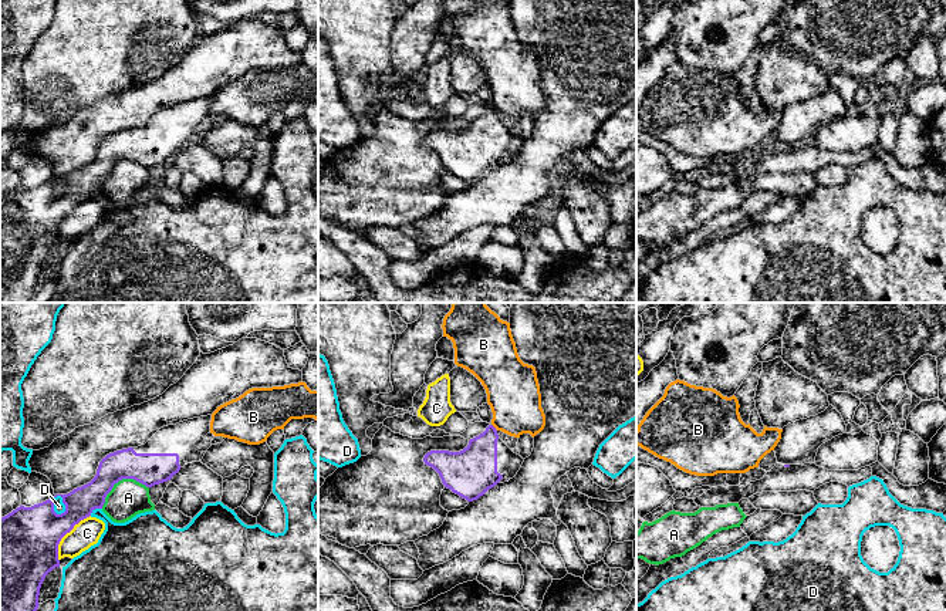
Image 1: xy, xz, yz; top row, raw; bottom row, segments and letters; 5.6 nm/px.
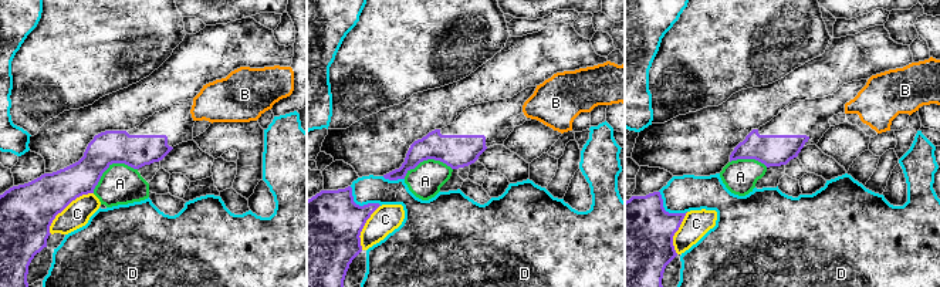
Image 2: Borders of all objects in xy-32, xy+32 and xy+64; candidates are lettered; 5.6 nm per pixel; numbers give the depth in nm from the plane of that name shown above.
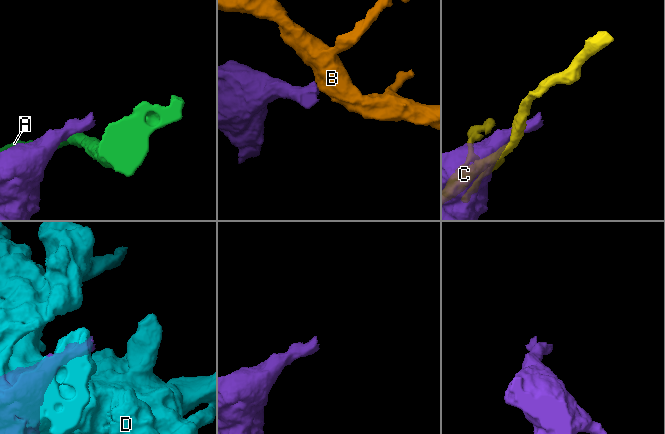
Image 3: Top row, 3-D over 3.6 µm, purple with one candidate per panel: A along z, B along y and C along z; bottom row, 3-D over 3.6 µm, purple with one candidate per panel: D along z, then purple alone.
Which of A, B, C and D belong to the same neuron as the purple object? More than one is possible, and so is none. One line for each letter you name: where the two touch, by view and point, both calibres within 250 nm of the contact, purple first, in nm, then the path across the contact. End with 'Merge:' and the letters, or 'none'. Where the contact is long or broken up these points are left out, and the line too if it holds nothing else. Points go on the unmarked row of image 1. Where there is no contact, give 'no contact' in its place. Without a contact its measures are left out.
Merge: none

